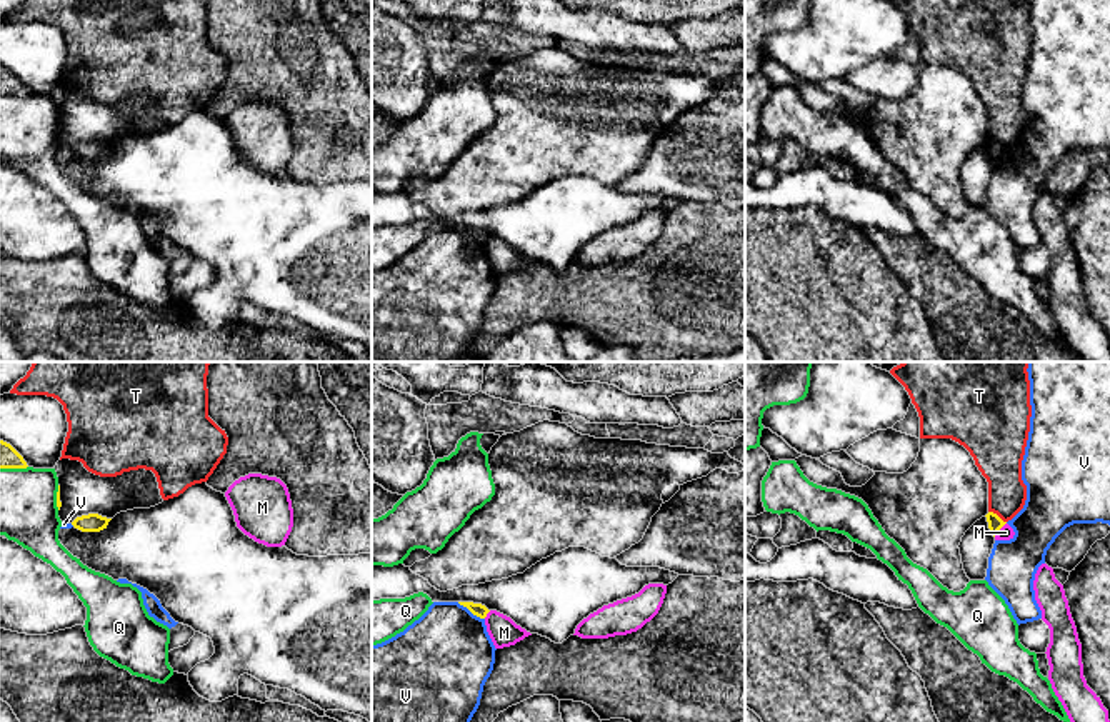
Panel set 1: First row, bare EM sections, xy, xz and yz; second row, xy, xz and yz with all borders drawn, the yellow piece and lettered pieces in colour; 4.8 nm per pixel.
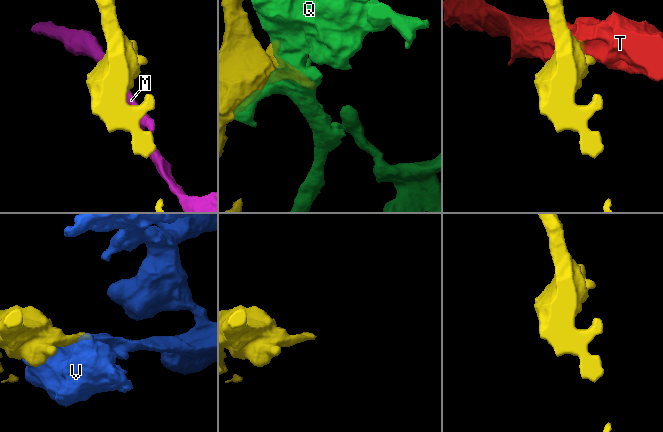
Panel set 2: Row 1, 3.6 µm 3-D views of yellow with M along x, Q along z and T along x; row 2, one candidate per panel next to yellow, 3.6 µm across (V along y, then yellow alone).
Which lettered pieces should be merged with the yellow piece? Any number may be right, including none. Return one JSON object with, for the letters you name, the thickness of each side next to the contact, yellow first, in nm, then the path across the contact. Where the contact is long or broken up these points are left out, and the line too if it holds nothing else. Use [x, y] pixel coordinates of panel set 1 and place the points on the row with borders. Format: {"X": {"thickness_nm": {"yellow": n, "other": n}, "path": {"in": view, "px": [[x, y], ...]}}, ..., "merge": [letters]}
{"merge": []}

